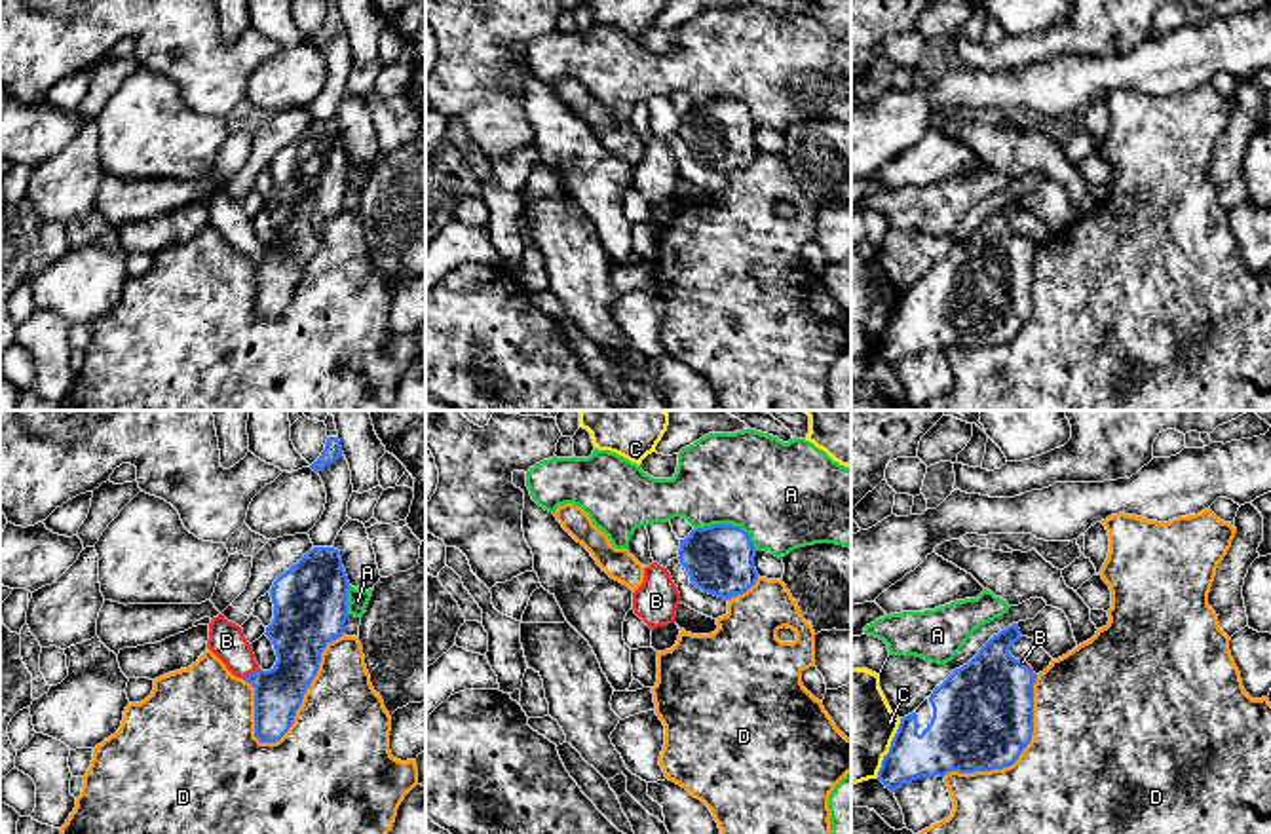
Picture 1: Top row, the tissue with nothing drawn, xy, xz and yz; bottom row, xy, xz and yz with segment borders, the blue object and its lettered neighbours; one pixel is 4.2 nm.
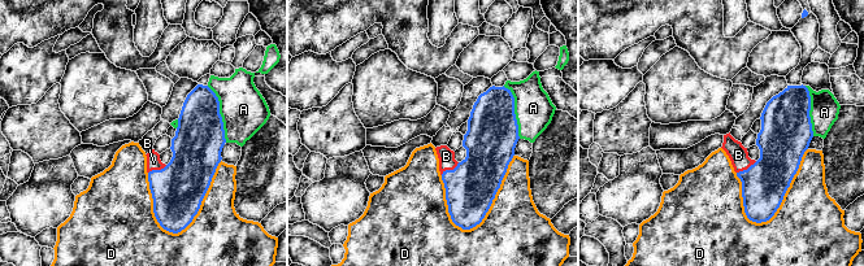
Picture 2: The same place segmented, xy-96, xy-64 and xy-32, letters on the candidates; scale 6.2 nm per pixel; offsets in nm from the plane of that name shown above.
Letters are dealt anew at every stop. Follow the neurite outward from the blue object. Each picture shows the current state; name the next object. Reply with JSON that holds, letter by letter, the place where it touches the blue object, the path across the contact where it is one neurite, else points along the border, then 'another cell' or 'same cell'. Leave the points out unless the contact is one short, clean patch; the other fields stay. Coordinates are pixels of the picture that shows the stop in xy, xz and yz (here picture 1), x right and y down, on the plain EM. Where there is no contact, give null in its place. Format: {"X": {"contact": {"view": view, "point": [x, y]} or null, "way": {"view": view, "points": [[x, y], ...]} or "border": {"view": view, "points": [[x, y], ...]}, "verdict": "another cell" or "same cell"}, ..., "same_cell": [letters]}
{"A": {"contact": {"view": "xz", "point": [728, 99]}, "verdict": "another cell"}, "B": {"contact": {"view": "xy", "point": [251, 247]}, "way": {"view": "xy", "points": [[299, 213], [274, 249], [251, 247], [227, 215]]}, "verdict": "same cell"}, "C": {"contact": {"view": "yz", "point": [890, 322]}, "verdict": "another cell"}, "D": {"contact": {"view": "xy", "point": [304, 266]}, "verdict": "another cell"}, "same_cell": ["B"]}

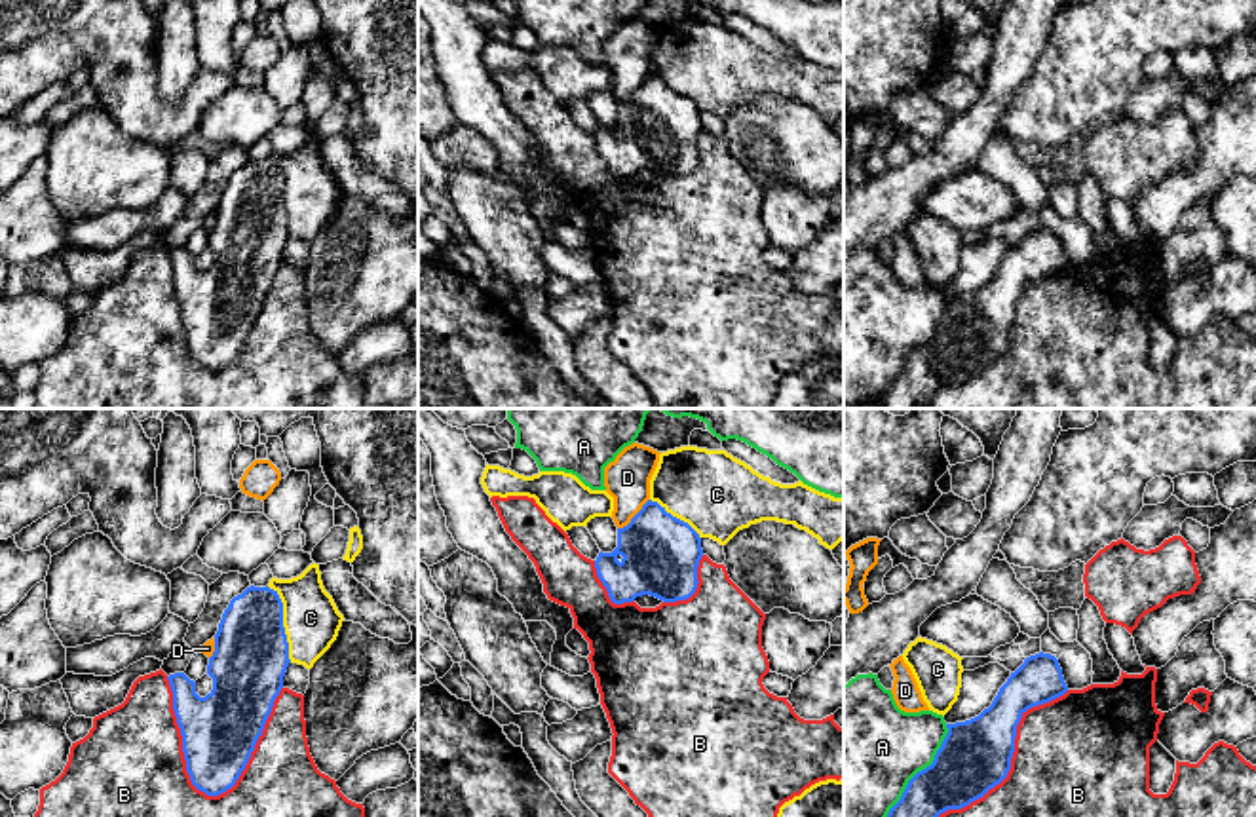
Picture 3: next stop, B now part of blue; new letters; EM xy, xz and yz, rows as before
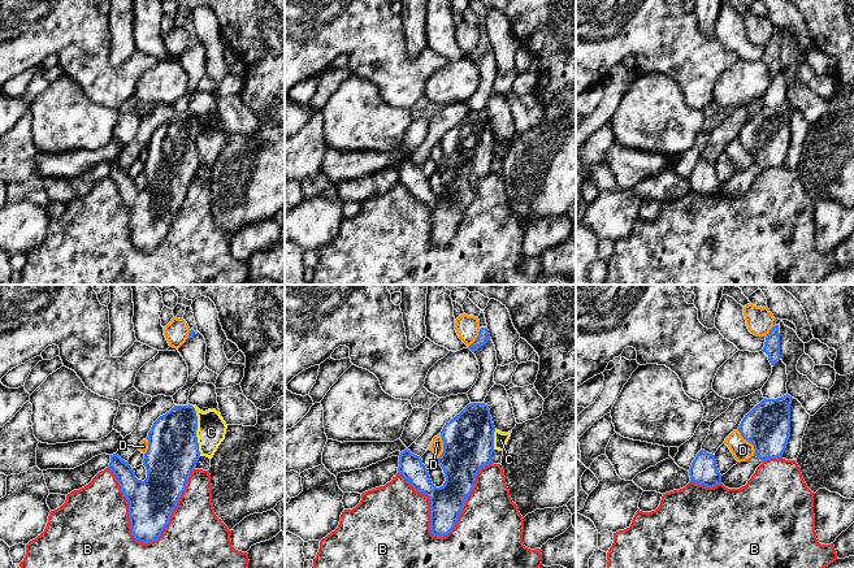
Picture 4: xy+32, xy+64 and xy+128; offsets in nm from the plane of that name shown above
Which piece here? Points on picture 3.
{"A": {"contact": {"view": "yz", "point": [916, 348]}, "verdict": "another cell"}, "B": {"contact": {"view": "xy", "point": [251, 325]}, "verdict": "another cell"}, "C": {"contact": {"view": "xy", "point": [282, 198]}, "verdict": "another cell"}, "D": {"contact": {"view": "xz", "point": [635, 90]}, "verdict": "another cell"}, "same_cell": []}

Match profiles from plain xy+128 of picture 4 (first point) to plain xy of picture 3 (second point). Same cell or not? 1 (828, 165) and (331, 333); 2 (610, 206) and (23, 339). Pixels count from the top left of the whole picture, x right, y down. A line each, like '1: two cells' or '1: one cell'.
1: one cell
2: one cell

